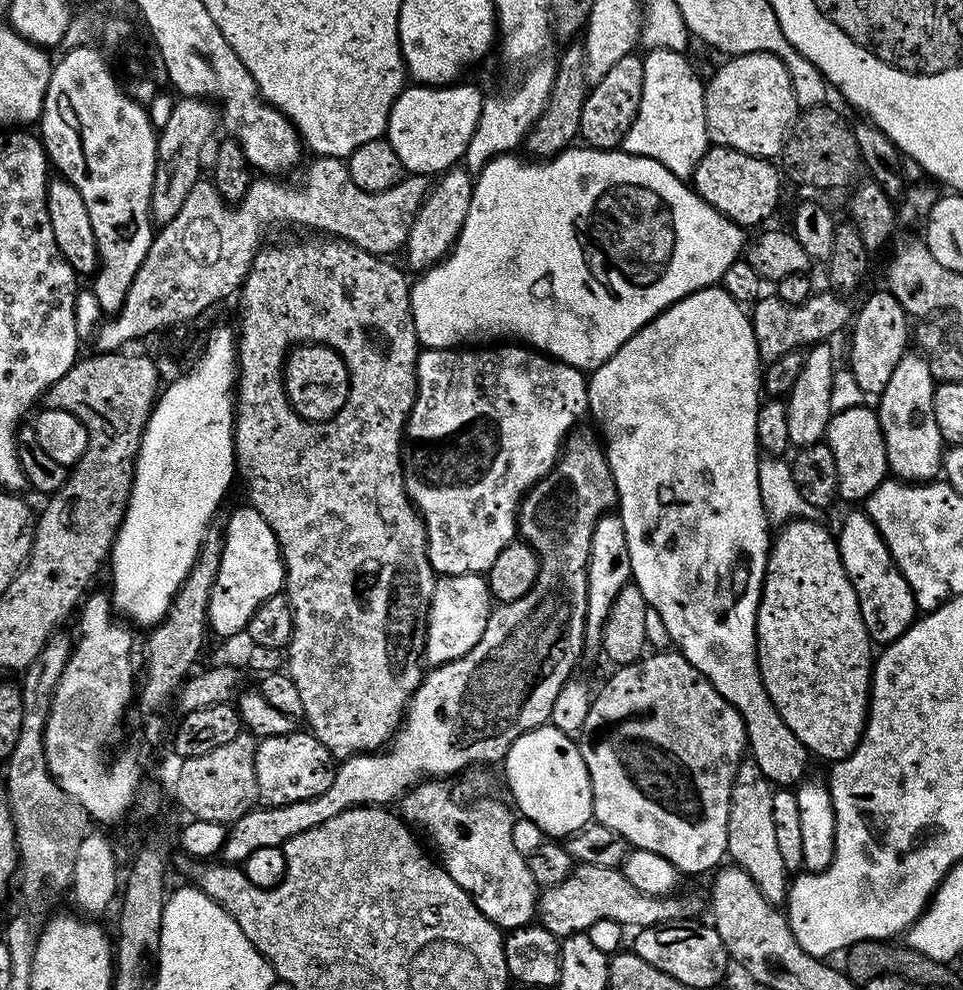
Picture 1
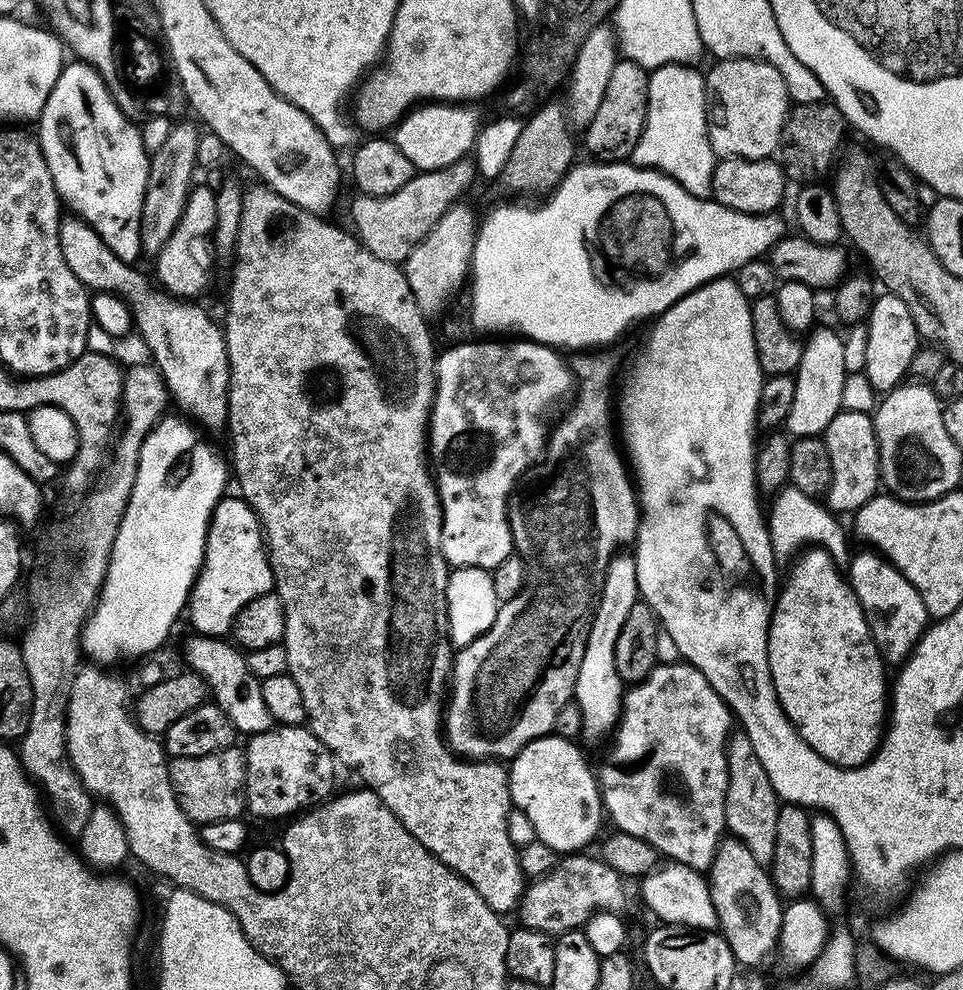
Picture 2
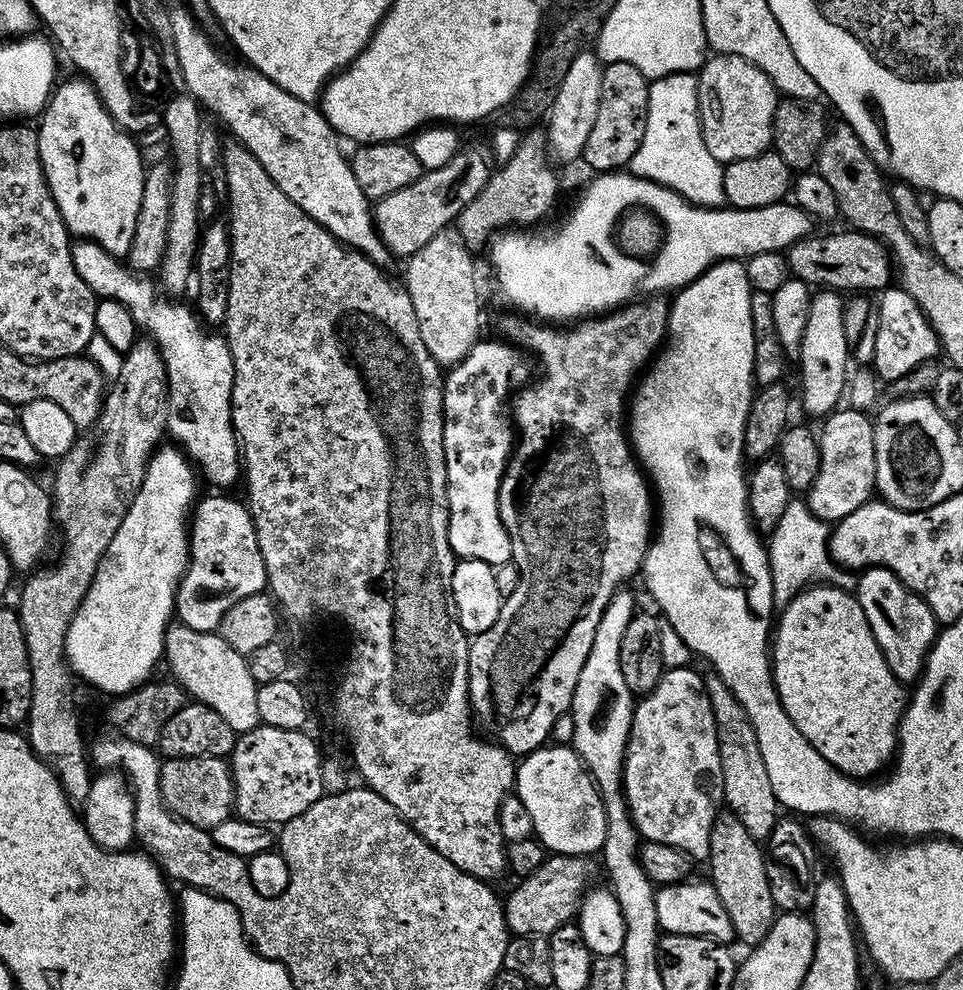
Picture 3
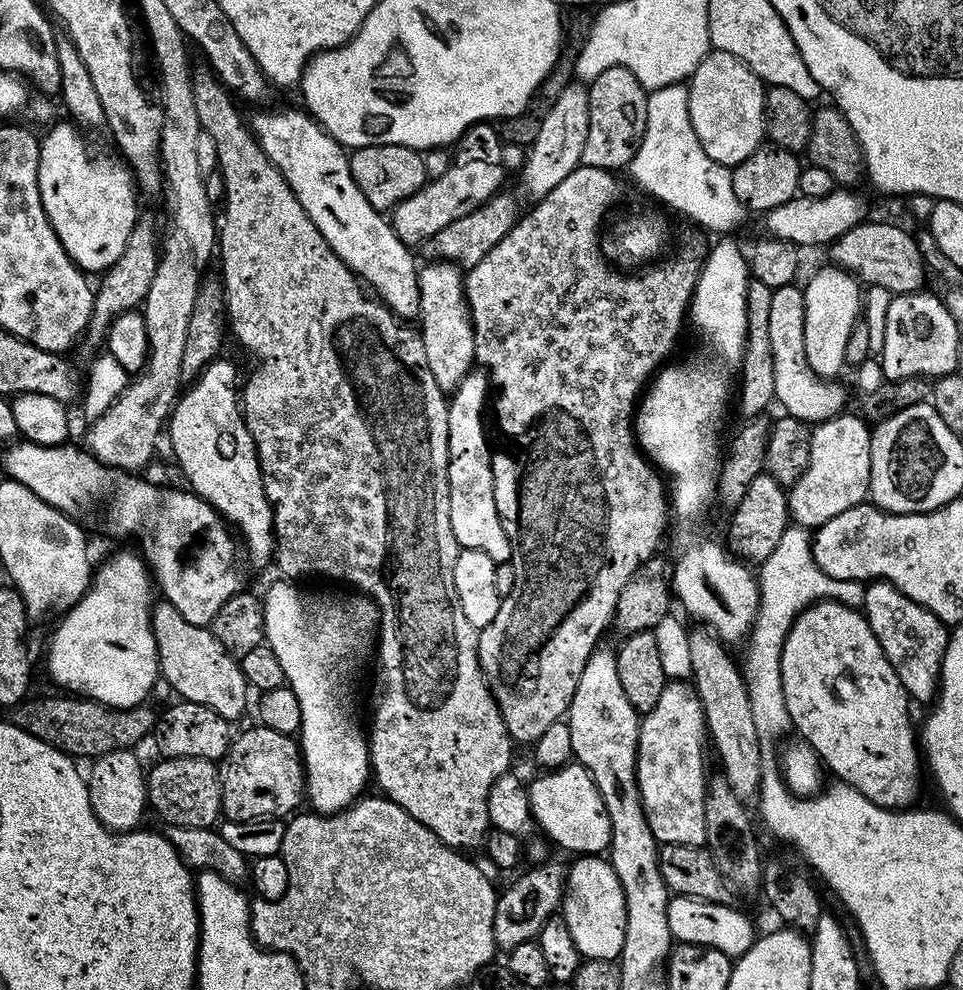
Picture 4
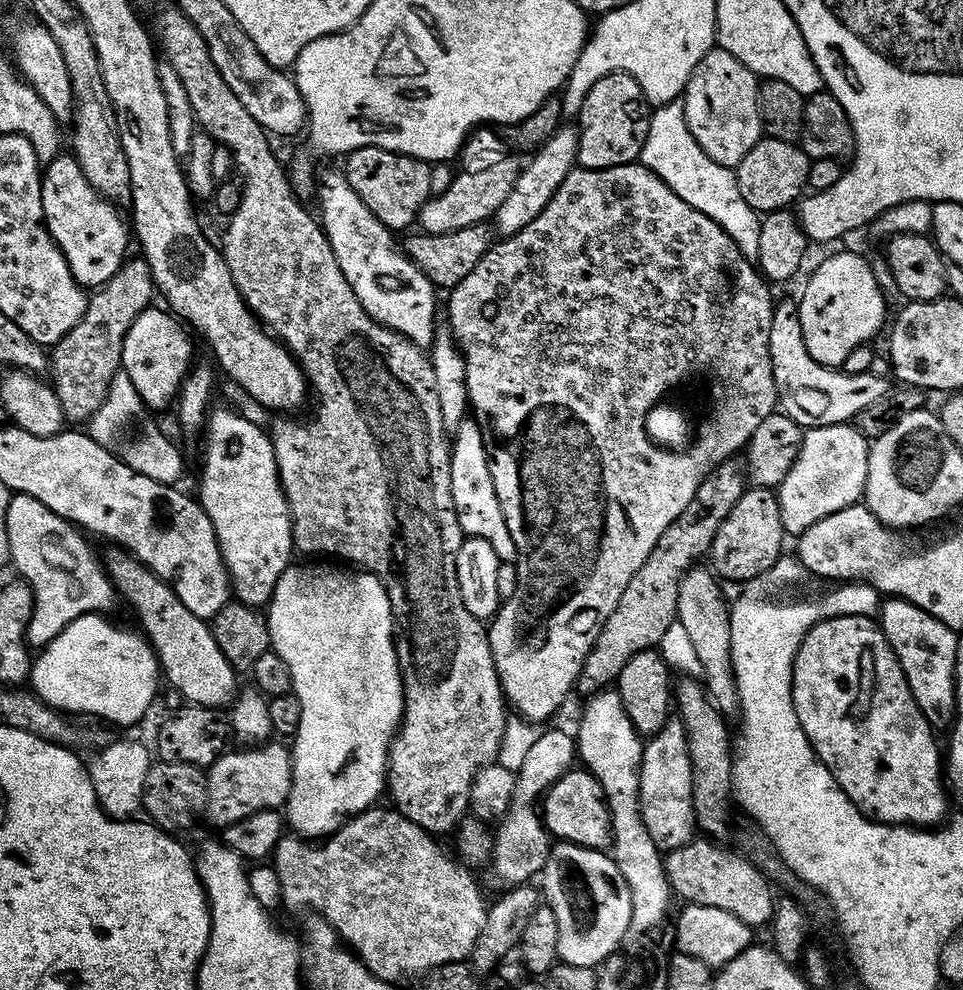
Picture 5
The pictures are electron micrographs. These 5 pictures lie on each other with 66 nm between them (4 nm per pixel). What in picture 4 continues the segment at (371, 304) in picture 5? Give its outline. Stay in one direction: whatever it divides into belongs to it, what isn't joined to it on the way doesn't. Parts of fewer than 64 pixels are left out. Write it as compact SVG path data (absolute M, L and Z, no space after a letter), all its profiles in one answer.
M288 108L285 112L260 112L253 120L251 117L250 127L254 135L256 135L256 140L262 146L266 158L270 158L270 162L274 162L276 169L284 175L286 182L290 186L290 190L294 190L294 194L298 198L302 210L306 210L310 222L314 222L314 226L318 226L318 234L322 234L322 238L326 238L330 250L334 250L334 254L338 254L338 258L342 258L342 262L346 262L346 266L349 270L351 270L355 276L359 276L361 281L375 293L380 301L382 301L395 316L399 316L400 319L405 322L415 321L420 314L420 273L418 271L418 263L416 264L415 258L412 257L413 249L409 247L409 245L404 244L402 238L398 238L398 234L392 229L389 217L385 215L385 213L378 211L374 206L370 206L370 202L366 202L366 194L362 194L362 190L358 190L358 182L354 182L354 174L350 174L350 162L348 161L349 153L346 151L344 145L337 142L330 133L325 132L324 127L322 127L307 111L299 111L300 112L295 112L294 109Z

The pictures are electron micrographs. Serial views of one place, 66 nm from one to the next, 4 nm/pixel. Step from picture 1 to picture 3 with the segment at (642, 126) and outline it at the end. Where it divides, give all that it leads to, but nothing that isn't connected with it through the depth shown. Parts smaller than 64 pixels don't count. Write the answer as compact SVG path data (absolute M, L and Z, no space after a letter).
M676 72L649 83L646 132L628 170L633 176L666 185L692 204L721 207L726 202L723 165L706 149L702 138L696 88L697 77L688 72Z

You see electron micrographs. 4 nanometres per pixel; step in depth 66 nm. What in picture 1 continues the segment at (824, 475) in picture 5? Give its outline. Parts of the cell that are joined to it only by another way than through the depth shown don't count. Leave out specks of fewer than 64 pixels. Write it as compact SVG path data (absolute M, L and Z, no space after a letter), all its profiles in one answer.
M863 404L833 413L825 432L825 443L837 460L839 497L850 502L866 500L889 473L879 413L873 407L868 407L869 405Z

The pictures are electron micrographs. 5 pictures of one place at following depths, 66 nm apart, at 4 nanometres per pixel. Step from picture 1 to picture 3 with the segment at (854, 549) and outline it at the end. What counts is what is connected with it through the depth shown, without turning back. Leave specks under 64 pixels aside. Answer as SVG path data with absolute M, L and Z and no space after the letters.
M869 566L859 576L854 595L858 606L862 606L862 614L866 614L870 634L874 634L874 642L878 642L882 650L882 658L886 658L886 666L890 666L901 684L915 685L938 635L936 615L928 603L917 592L911 592L889 568Z

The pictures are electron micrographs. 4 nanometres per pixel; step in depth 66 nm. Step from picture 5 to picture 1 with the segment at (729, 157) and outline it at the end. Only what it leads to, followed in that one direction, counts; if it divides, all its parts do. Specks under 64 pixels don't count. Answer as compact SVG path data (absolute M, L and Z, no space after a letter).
M769 52L742 54L725 59L723 62L725 64L712 77L707 77L704 85L705 118L709 141L722 148L733 148L742 154L765 158L779 157L784 151L784 141L788 139L792 121L798 115L798 105L786 66Z

